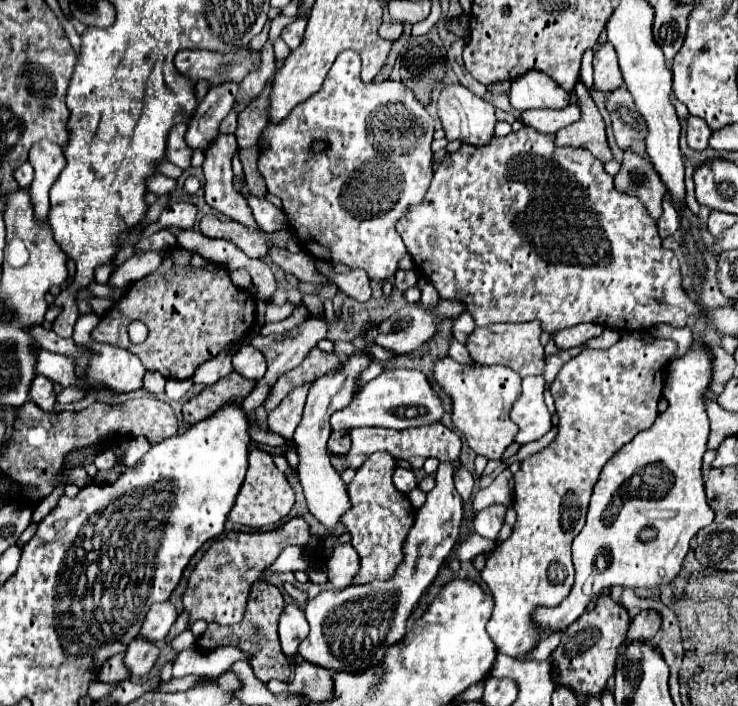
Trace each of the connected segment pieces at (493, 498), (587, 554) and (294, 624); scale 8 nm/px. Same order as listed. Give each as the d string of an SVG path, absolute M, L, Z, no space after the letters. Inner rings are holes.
M503 470L491 486L481 488L473 500L471 500L471 518L465 522L467 526L471 526L471 520L485 508L501 504L501 506L511 506L515 500L515 480L513 474L509 470Z
M693 346L683 358L671 362L665 374L663 396L669 400L669 408L661 412L649 430L639 432L629 444L621 446L609 462L603 466L601 476L593 488L587 522L573 540L573 566L575 584L569 596L555 608L541 608L535 614L535 624L549 634L553 630L565 630L573 624L589 606L589 602L607 592L613 586L623 588L657 588L673 582L689 552L689 542L697 532L711 524L715 518L711 506L705 500L701 458L707 450L709 420L703 408L703 392L711 384L711 358L703 348Z
M287 604L279 618L279 640L283 654L291 660L297 654L297 646L307 638L309 624L297 604Z

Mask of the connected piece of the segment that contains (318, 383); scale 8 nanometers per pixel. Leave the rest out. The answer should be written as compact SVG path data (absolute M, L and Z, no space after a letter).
M363 350L363 352L351 354L349 360L343 362L333 372L327 372L327 374L319 376L319 380L315 380L311 390L309 390L303 420L301 420L301 424L299 424L299 428L295 430L295 436L293 436L293 440L297 442L297 454L299 454L299 468L297 470L299 470L301 486L305 490L307 506L309 506L311 514L315 518L319 518L319 522L325 524L327 528L333 528L339 522L341 514L345 510L349 510L349 506L351 506L349 504L349 496L347 496L347 488L345 488L343 480L339 478L339 472L333 468L331 458L329 458L329 454L325 450L327 438L331 434L329 418L331 418L333 412L343 410L351 402L351 396L353 396L353 390L355 390L355 382L359 380L361 372L371 362L373 362L373 356Z

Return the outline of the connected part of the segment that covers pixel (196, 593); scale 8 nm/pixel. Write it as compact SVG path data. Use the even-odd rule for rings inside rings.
M291 518L287 524L269 532L227 532L225 536L215 540L191 572L189 586L183 594L183 606L187 612L191 612L191 622L203 618L207 622L217 622L223 626L239 624L244 617L251 584L261 576L263 568L275 562L283 548L299 546L303 548L303 552L307 552L311 564L323 564L331 558L337 544L351 542L351 534L345 532L339 536L319 538L317 546L311 546L311 540L311 524L307 524L303 518Z

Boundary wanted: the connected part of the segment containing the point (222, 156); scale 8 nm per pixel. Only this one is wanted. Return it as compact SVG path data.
M219 134L215 138L215 142L205 150L205 162L203 162L203 172L205 172L205 202L219 210L221 214L229 216L233 222L243 224L245 228L249 228L251 232L259 232L259 224L255 222L251 208L247 206L247 200L235 190L233 186L233 172L231 172L231 160L233 154L237 152L237 140L233 134Z

